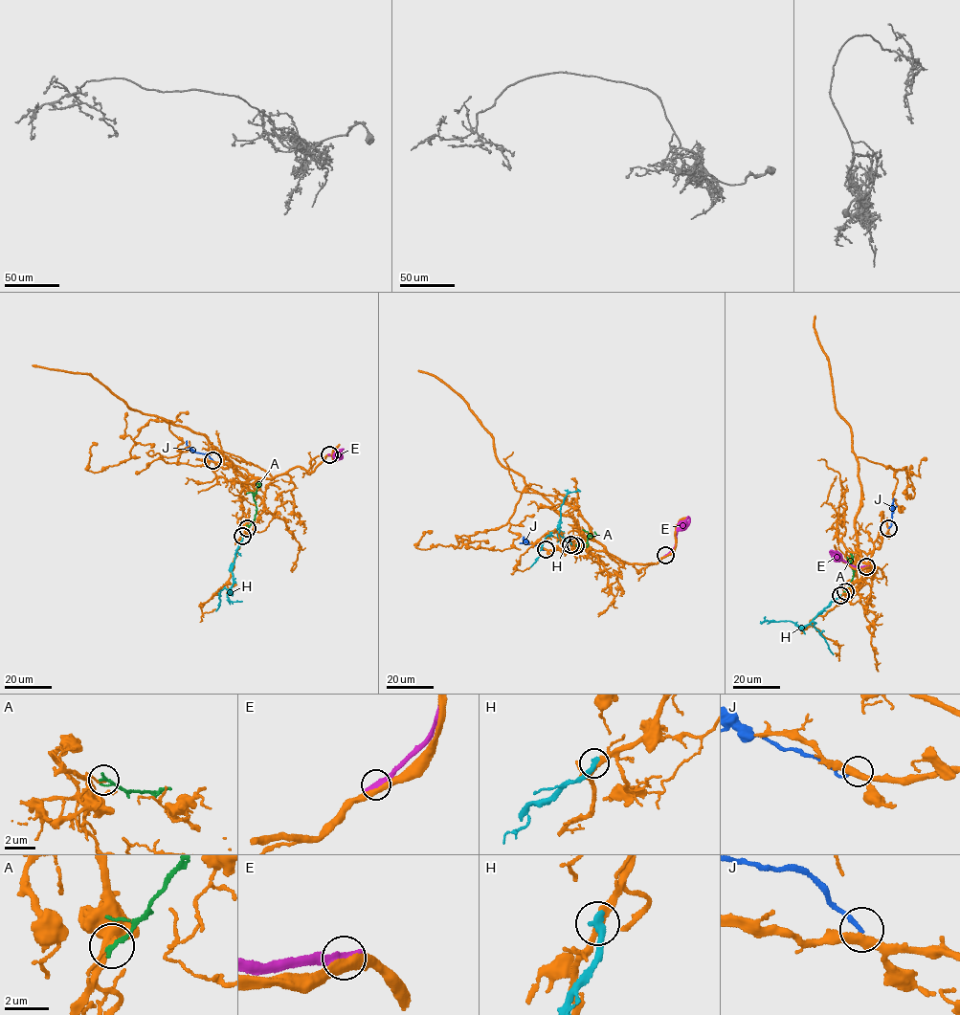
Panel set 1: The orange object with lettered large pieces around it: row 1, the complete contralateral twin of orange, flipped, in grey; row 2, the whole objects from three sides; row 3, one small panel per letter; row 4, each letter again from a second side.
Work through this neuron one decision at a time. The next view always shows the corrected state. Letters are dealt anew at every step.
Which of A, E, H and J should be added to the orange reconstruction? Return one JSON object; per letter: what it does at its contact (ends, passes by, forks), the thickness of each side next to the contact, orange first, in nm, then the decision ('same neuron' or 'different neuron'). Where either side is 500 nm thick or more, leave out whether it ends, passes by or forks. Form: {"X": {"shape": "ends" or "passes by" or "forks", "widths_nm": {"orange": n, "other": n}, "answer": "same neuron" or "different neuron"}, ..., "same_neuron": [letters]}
{"A": {"shape": "ends", "widths_nm": {"orange": 140, "other": 200}, "answer": "different neuron"}, "E": {"shape": "ends", "widths_nm": {"orange": 460, "other": 440}, "answer": "different neuron"}, "H": {"shape": "ends", "widths_nm": {"orange": 260, "other": 380}, "answer": "different neuron"}, "J": {"shape": "ends", "widths_nm": {"orange": 400, "other": 200}, "answer": "different neuron"}, "same_neuron": []}

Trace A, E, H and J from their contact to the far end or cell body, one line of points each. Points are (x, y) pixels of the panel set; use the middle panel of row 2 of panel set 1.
A: (575, 545), (587, 547), (589, 535), (595, 535), (594, 532)
E: (665, 555), (676, 544), (677, 533), (682, 523), (690, 518)
H: (570, 544), (557, 529), (546, 538), (539, 556), (530, 566)
J: (546, 549), (528, 543), (524, 537)

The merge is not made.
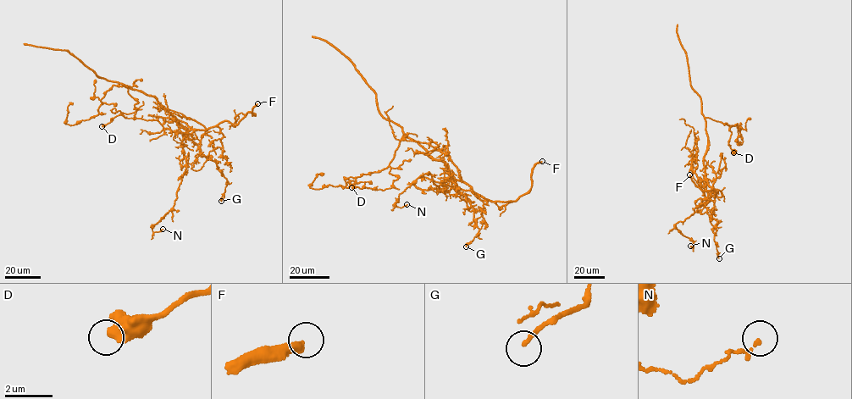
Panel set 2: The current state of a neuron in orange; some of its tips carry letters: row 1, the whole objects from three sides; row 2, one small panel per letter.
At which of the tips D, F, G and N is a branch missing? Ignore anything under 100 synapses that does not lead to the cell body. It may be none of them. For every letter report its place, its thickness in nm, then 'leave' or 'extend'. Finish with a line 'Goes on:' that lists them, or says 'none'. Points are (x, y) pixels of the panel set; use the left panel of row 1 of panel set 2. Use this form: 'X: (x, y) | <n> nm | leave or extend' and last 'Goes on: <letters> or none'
D: (102, 126) | 550 nm | leave
F: (257, 103) | 320 nm | extend
G: (221, 201) | 180 nm | leave
N: (163, 229) | 120 nm | leave
Goes on: F

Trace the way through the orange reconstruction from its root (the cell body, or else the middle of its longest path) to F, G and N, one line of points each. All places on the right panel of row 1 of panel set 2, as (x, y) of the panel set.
F: (707, 144), (703, 164), (707, 183), (718, 191), (714, 196), (715, 191), (700, 190), (689, 174)
G: (707, 144), (703, 164), (708, 194), (705, 206), (713, 226), (719, 258)
N: (707, 144), (703, 164), (705, 198), (694, 209), (694, 213), (674, 225), (692, 241), (693, 247), (690, 246)

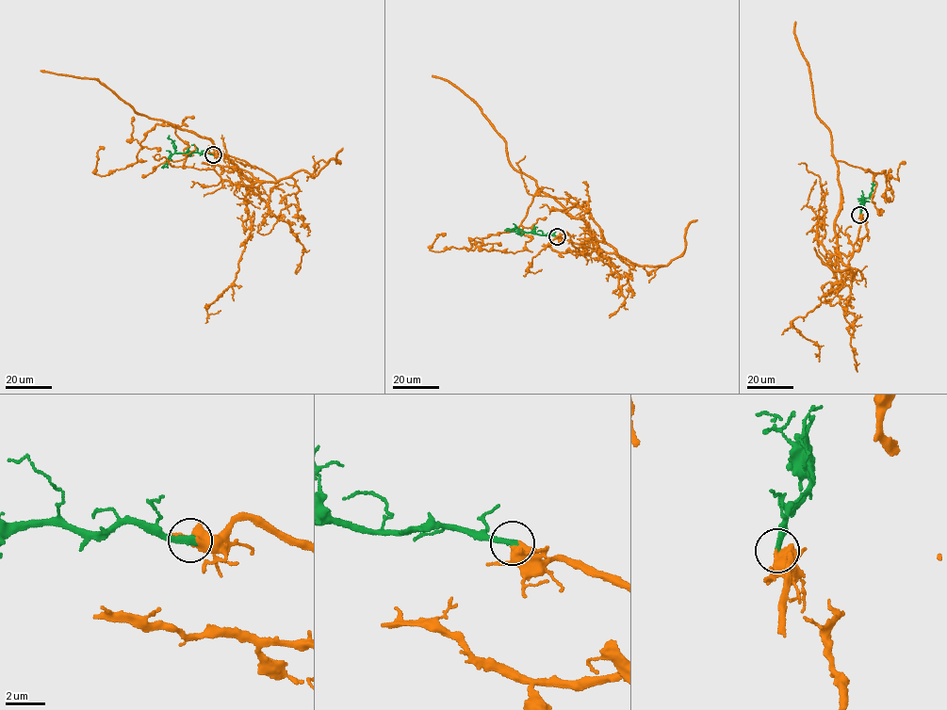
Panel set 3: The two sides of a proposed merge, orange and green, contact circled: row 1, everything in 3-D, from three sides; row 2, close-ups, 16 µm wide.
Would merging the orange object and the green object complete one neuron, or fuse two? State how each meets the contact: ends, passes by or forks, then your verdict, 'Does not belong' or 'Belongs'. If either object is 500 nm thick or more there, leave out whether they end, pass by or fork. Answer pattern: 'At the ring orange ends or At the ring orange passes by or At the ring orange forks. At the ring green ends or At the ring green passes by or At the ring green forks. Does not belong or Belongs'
At the ring orange passes by. At the ring green ends. Belongs

